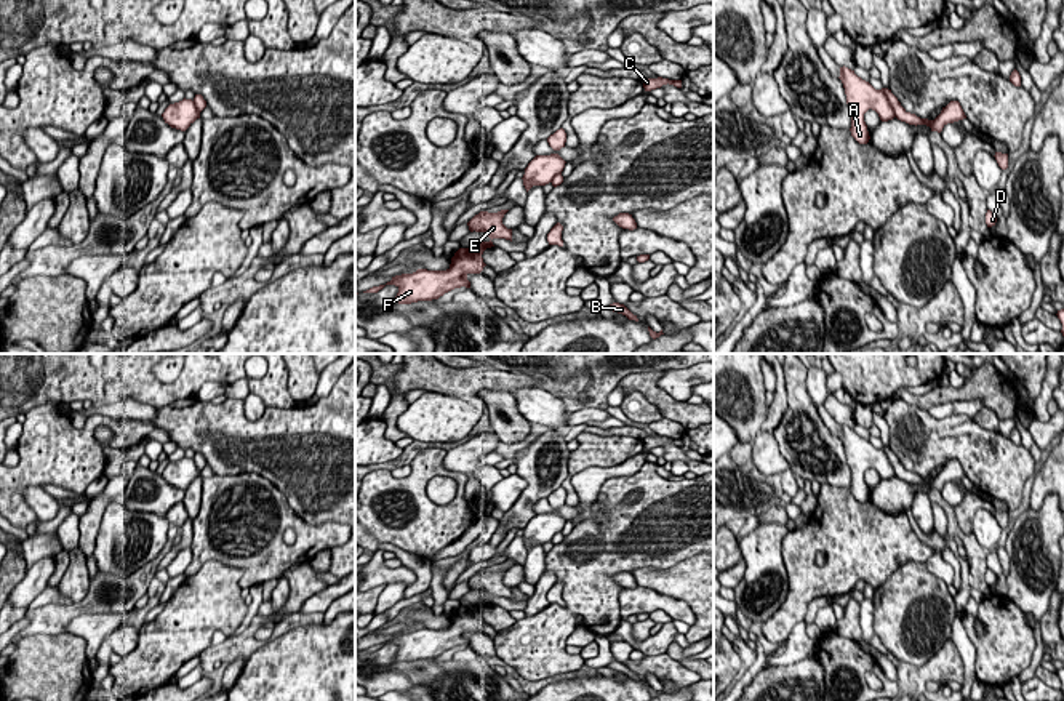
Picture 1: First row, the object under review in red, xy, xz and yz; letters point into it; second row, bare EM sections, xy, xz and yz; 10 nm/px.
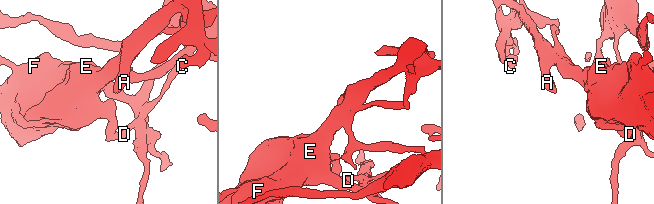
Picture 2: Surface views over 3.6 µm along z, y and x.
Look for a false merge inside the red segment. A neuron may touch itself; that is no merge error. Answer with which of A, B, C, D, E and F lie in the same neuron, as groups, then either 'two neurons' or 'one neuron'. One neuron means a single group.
A B C E F / D | two neurons

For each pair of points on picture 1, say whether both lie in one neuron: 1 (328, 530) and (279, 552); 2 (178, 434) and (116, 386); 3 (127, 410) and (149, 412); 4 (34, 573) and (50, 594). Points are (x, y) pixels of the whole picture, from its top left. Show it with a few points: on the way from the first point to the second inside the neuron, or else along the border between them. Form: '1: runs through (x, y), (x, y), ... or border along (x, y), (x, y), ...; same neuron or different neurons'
1: runs through (316, 538), (298, 552), (292, 552); same neuron
2: border along (172, 404), (157, 408); different neurons
3: runs through (132, 410), (144, 412); same neuron
4: border along (47, 586), (26, 608); different neurons

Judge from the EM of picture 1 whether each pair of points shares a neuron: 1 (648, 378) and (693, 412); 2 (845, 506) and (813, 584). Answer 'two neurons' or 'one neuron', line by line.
1: one neuron
2: one neuron

